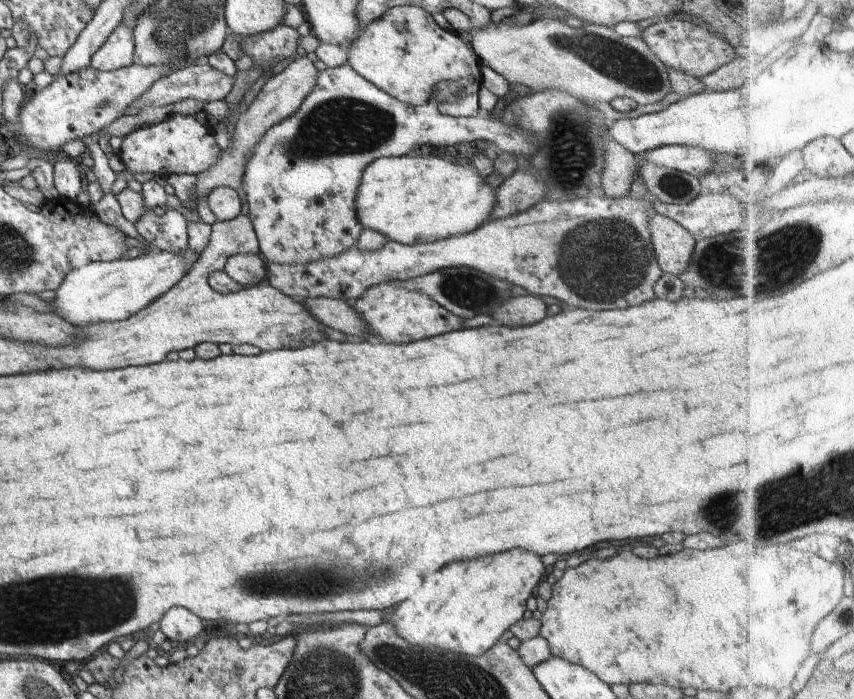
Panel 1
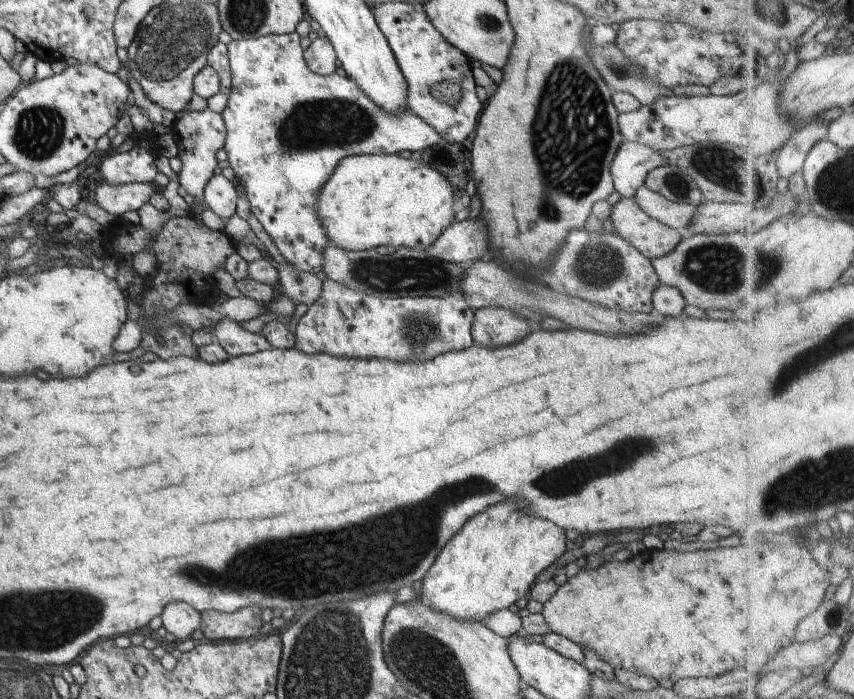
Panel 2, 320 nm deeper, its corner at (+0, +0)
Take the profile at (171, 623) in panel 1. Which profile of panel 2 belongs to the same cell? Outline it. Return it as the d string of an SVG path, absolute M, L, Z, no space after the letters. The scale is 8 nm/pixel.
M184 601L168 603L162 611L161 618L164 628L176 636L177 642L191 638L192 632L196 632L202 622L201 612Z

